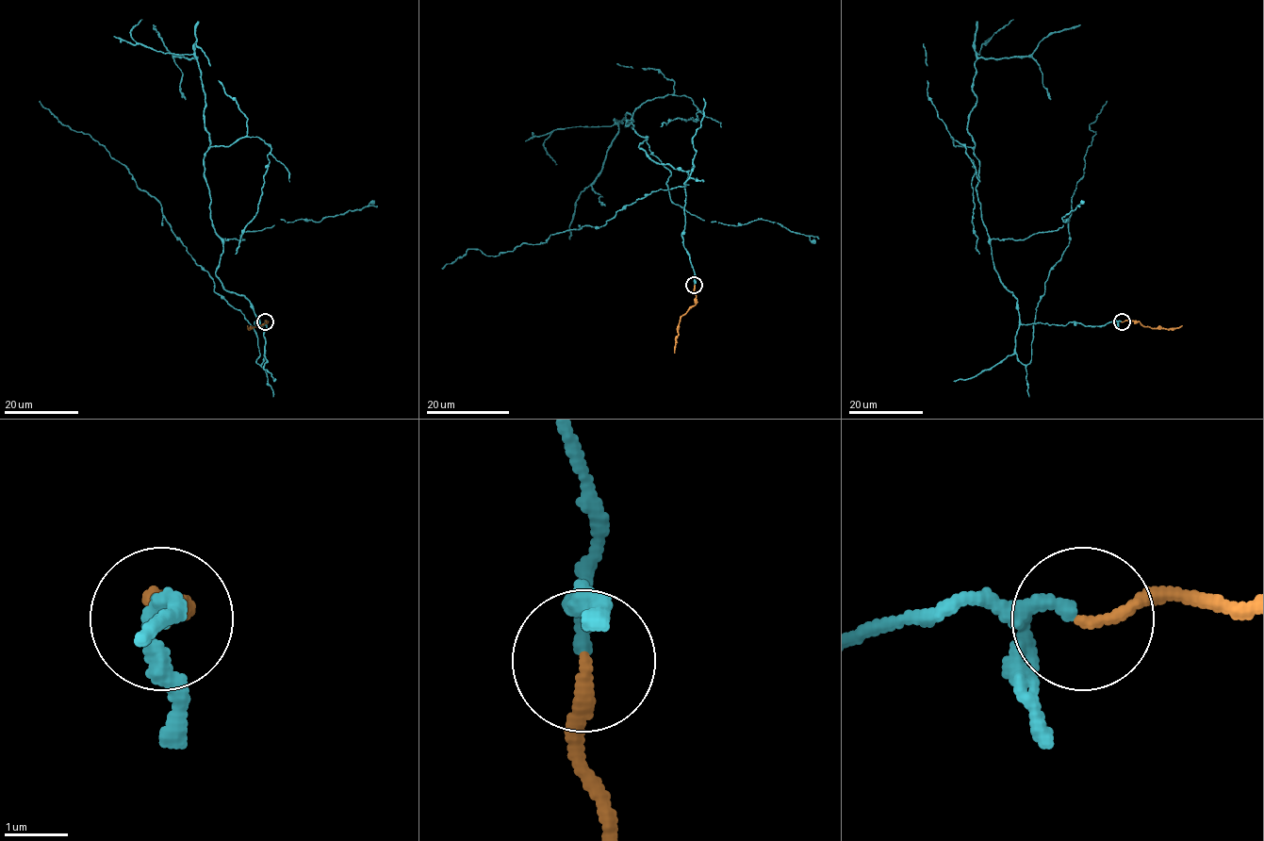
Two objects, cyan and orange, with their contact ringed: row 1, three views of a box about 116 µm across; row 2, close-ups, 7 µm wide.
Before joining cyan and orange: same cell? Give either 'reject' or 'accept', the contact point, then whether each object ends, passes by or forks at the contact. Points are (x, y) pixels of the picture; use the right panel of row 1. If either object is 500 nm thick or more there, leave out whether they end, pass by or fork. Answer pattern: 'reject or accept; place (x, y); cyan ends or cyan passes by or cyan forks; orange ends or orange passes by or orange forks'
accept; place (1122, 321); cyan passes by; orange ends

